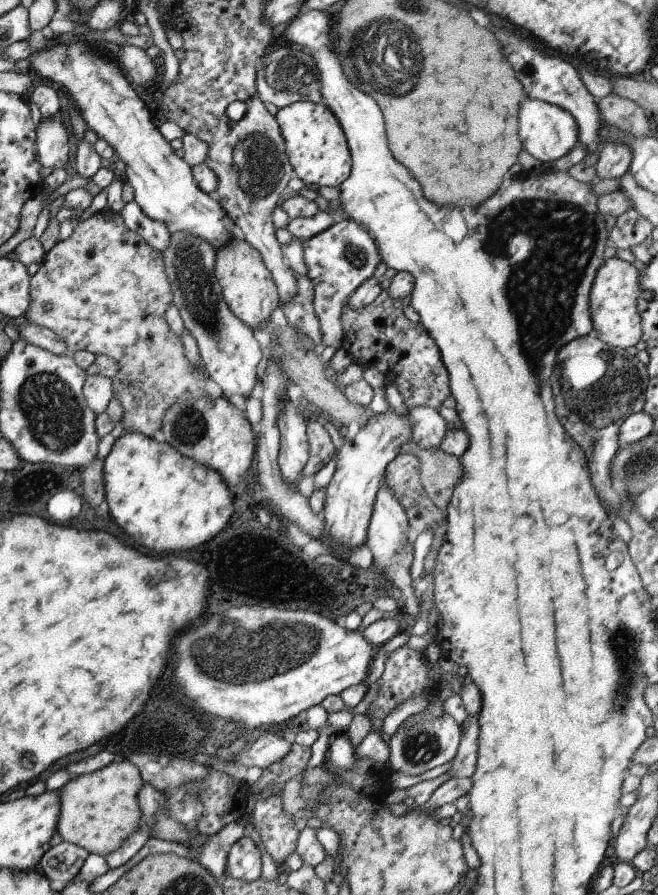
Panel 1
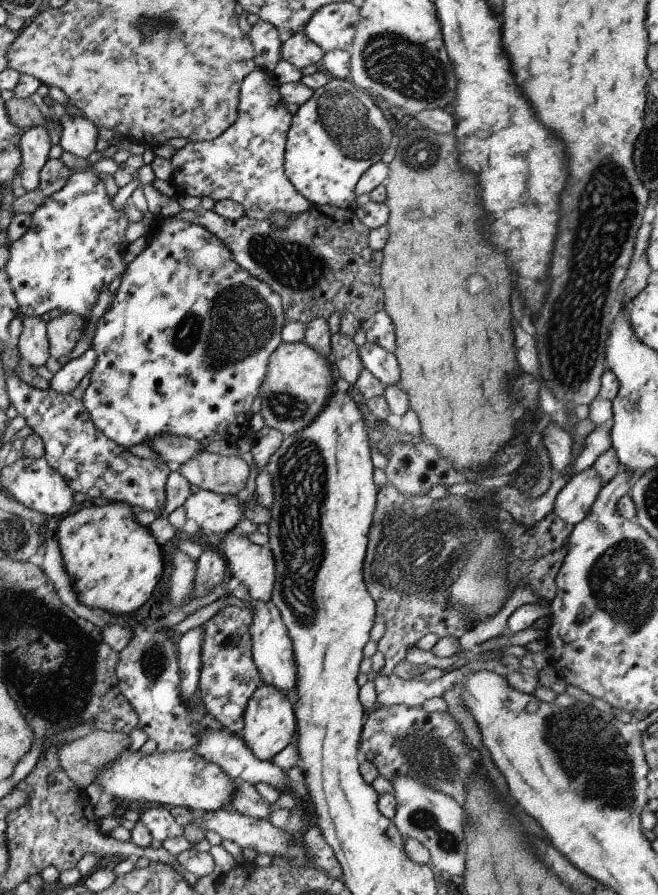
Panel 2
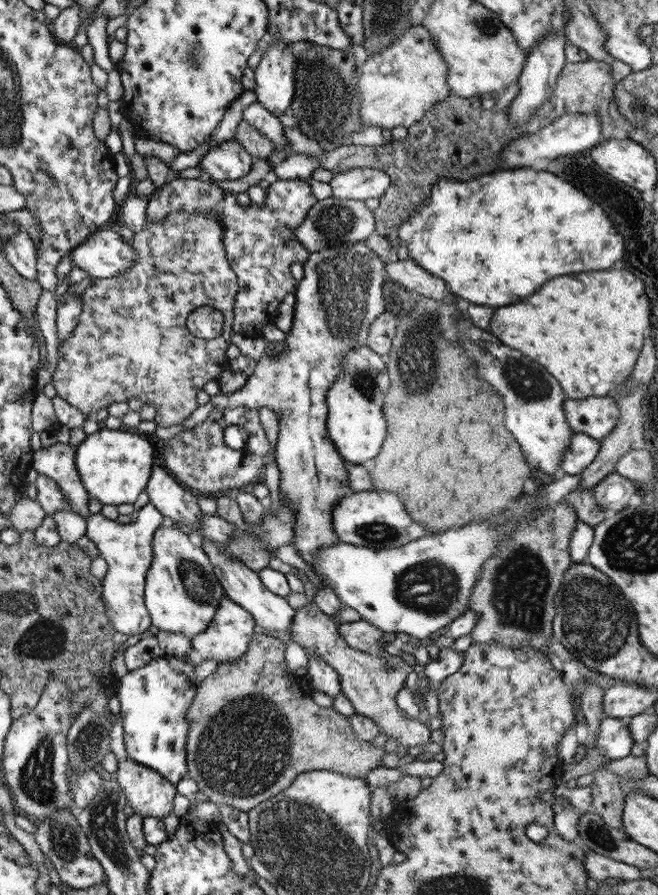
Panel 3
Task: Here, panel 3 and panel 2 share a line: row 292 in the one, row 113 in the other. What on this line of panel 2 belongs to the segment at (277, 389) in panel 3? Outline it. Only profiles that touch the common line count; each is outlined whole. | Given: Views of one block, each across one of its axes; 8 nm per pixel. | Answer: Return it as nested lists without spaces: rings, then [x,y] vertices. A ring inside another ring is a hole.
[[[329,78],[325,86],[312,91],[309,100],[300,104],[291,117],[284,144],[284,175],[311,206],[349,207],[353,205],[356,182],[367,168],[381,160],[391,138],[387,120],[373,104],[373,95],[356,87],[350,80]]]

